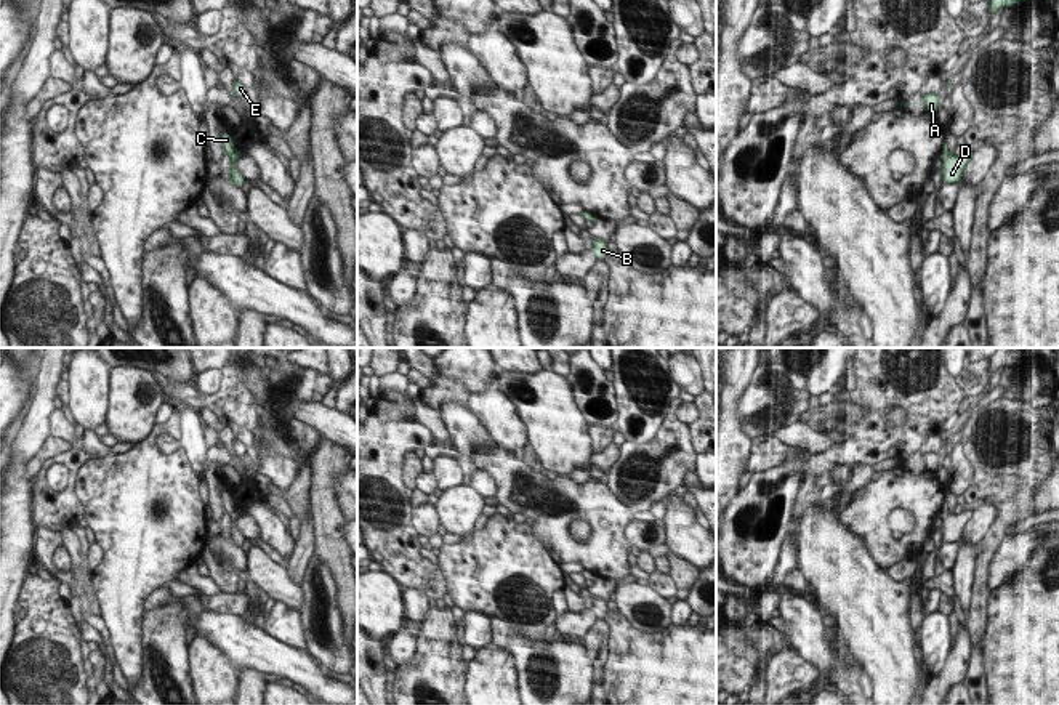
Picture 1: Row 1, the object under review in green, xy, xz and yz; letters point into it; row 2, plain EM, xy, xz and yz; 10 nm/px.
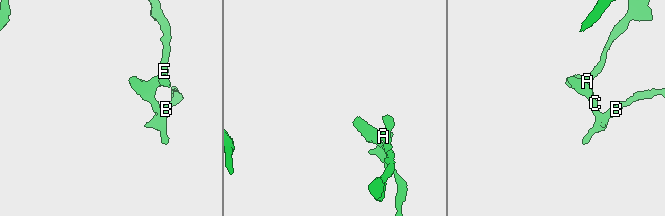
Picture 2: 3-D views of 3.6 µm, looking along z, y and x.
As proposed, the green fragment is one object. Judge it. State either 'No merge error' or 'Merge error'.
No merge error

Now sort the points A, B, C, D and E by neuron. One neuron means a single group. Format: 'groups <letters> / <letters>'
groups A B C D E

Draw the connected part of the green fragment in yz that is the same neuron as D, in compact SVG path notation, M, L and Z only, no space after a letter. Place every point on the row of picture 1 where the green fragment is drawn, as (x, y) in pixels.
M944 143L944 151L940 159L944 160L942 184L956 184L963 178L964 167L972 159L972 151L964 151L955 155L948 151L947 143Z

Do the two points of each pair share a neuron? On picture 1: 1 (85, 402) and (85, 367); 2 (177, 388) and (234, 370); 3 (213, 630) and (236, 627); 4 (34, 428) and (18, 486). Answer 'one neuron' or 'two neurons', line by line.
1: one neuron
2: one neuron
3: one neuron
4: two neurons

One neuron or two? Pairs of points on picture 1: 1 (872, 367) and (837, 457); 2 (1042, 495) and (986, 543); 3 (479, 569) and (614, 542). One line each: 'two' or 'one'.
1: one
2: two
3: two

